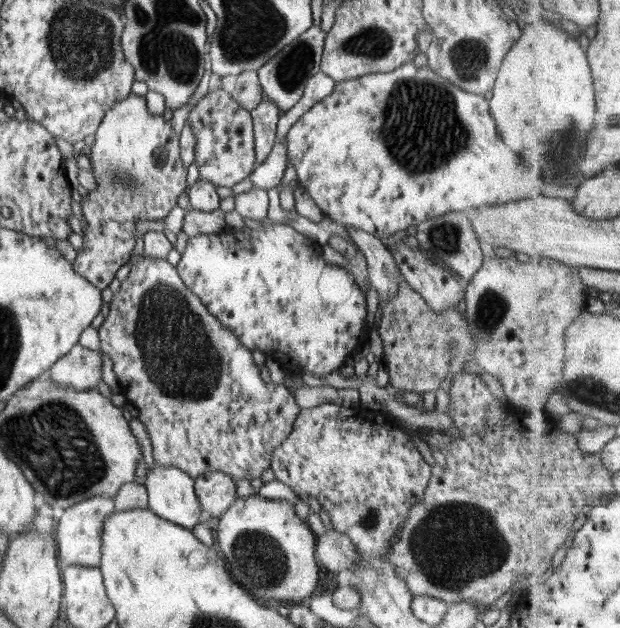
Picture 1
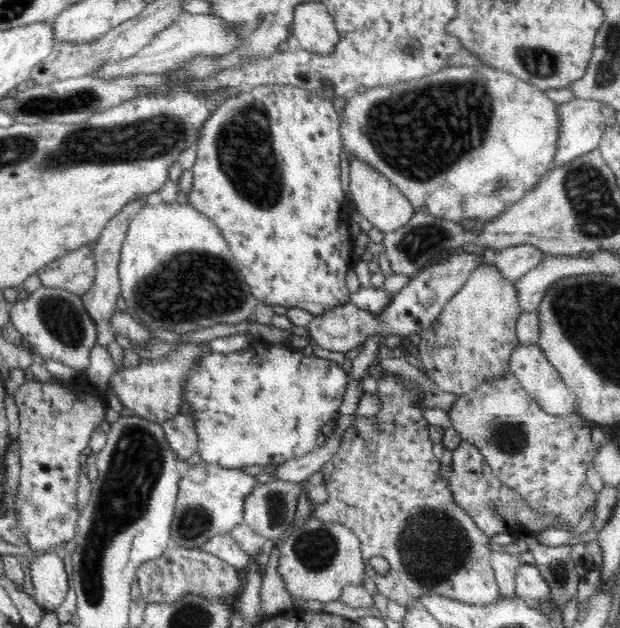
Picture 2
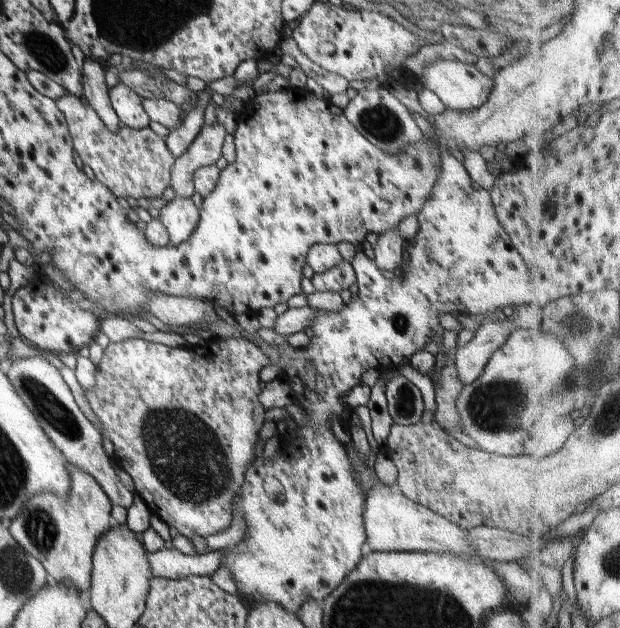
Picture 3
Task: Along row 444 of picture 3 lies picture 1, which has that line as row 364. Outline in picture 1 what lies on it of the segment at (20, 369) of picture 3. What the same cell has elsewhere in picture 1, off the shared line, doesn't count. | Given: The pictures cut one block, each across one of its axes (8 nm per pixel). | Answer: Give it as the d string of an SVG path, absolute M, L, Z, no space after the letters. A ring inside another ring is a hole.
M76 343L66 356L56 361L46 376L78 391L95 390L102 378L102 352Z

